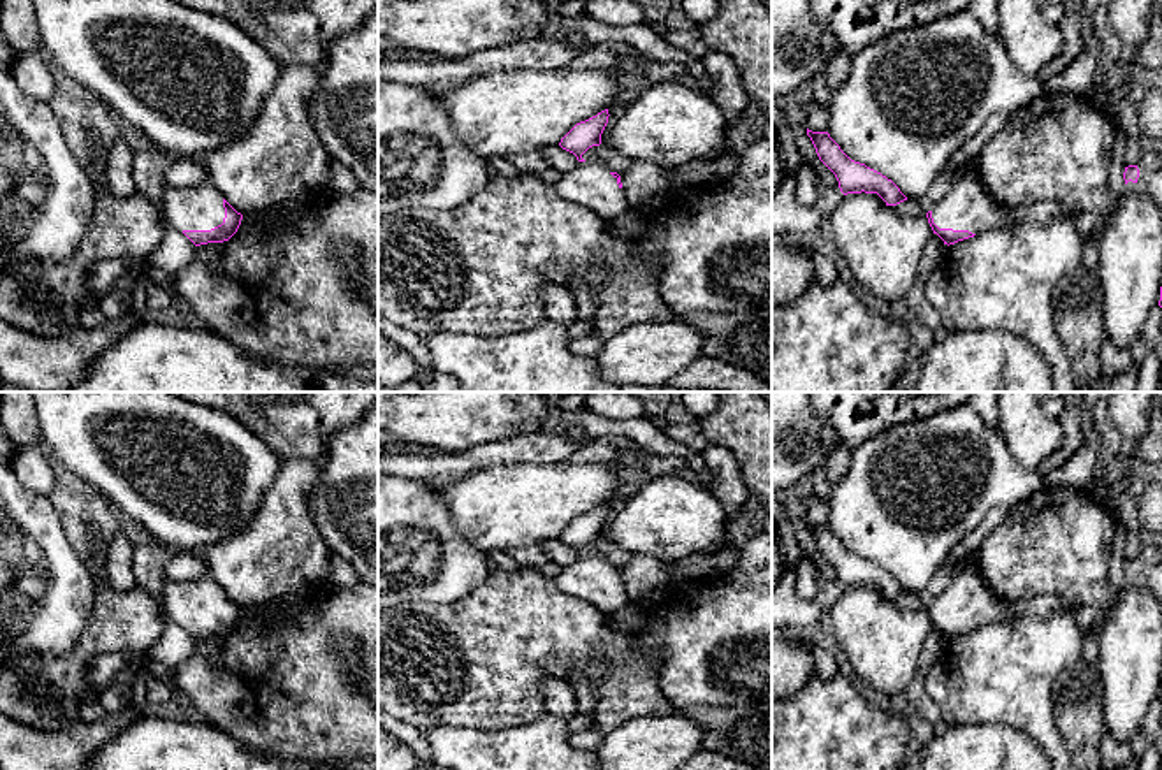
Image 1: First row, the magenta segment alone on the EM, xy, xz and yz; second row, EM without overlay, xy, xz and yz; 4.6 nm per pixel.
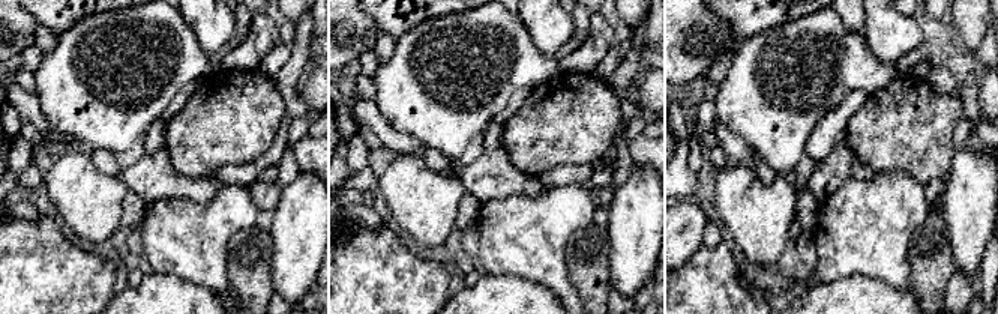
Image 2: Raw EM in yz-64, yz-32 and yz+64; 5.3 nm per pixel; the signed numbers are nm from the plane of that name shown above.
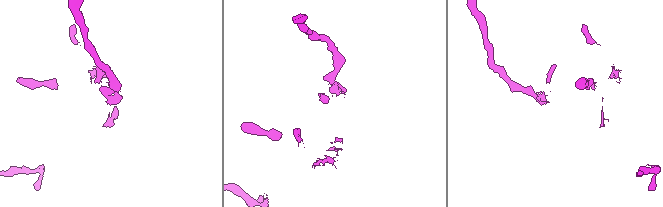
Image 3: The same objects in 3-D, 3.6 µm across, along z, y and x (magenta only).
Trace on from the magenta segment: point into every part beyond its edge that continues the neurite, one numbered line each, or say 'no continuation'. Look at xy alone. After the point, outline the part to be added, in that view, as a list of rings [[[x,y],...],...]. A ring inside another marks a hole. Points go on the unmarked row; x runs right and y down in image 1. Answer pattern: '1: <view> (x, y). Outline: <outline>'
1: xy (192, 602). Outline: [[[209,575],[185,582],[165,577],[163,599],[169,617],[181,626],[211,624],[225,612],[223,589]]]

